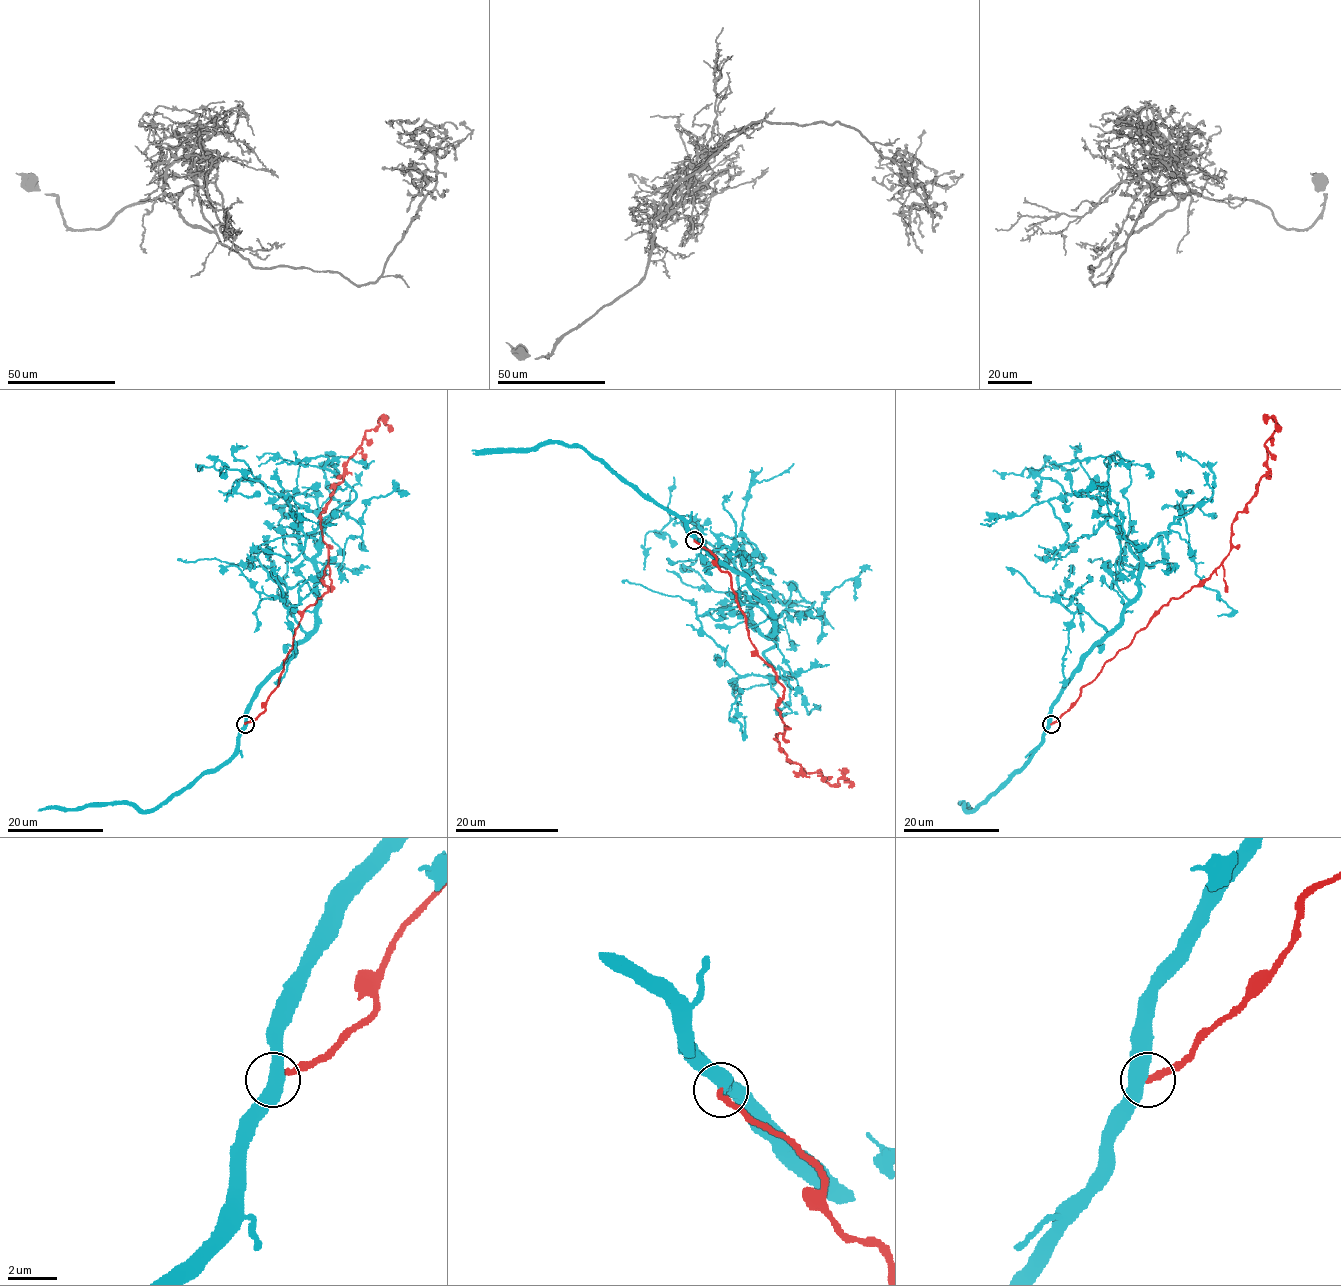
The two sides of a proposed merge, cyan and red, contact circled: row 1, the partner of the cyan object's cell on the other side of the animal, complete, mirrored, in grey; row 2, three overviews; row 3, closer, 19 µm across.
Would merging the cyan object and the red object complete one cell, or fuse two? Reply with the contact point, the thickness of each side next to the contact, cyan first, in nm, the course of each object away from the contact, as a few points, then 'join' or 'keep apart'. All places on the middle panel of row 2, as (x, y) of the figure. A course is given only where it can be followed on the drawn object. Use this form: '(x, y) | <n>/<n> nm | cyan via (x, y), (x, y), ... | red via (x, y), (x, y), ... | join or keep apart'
(694, 540) | 550/240 nm | cyan via (695, 539), (771, 608), (765, 657), (783, 674), (731, 685), (743, 734), (744, 719) | red via (695, 539), (730, 575), (749, 640), (784, 688), (781, 749), (802, 773), (851, 786) | keep apart

